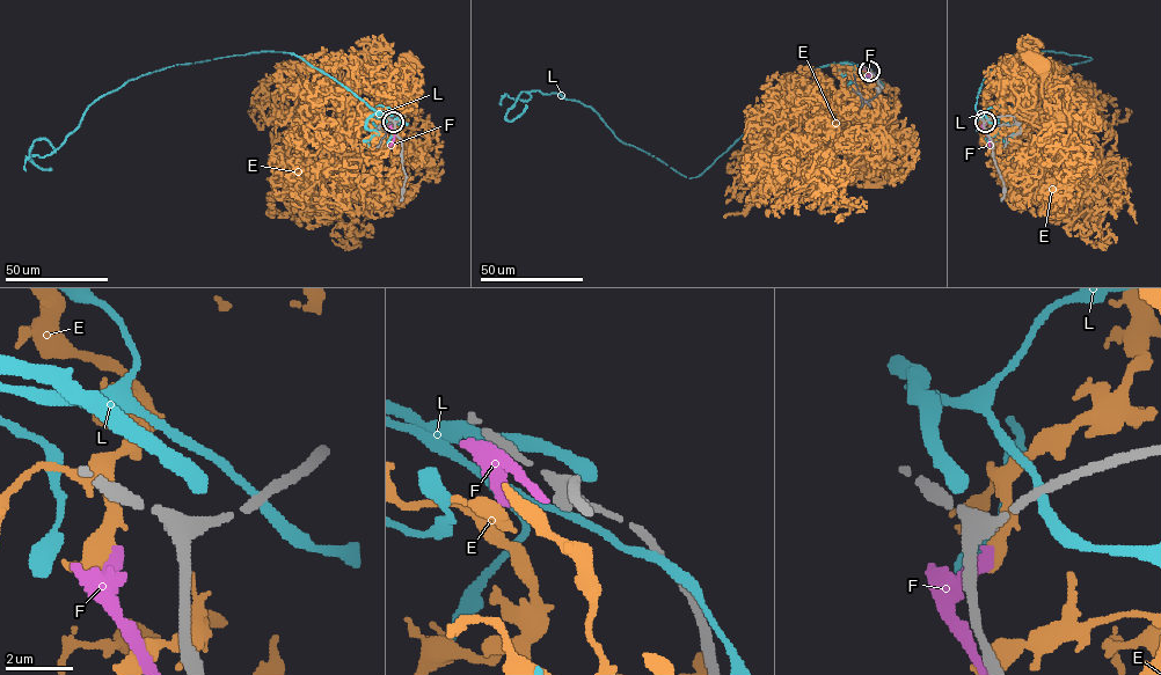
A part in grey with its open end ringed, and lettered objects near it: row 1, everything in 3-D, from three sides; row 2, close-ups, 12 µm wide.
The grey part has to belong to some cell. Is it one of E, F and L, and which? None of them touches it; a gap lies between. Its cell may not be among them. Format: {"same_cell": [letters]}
{"same_cell": []}

